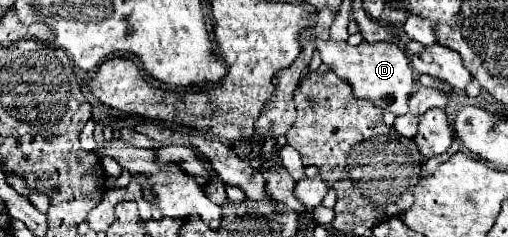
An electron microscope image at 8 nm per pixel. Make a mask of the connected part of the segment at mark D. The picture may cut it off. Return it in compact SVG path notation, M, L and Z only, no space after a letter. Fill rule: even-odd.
M316 38L316 52L320 52L322 62L346 84L350 84L354 98L368 100L376 108L384 112L392 112L396 116L406 114L406 100L414 90L414 72L406 54L394 42L362 42L358 46L350 46L346 42L320 40Z

